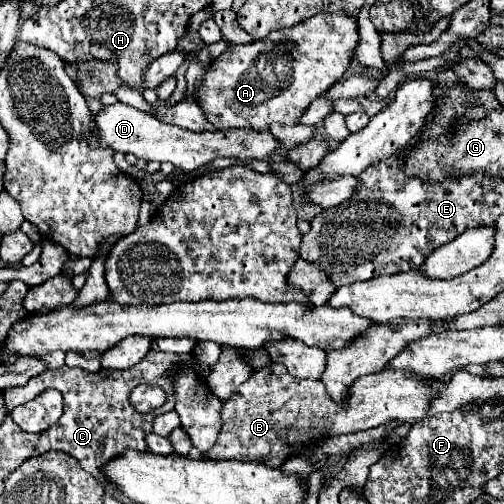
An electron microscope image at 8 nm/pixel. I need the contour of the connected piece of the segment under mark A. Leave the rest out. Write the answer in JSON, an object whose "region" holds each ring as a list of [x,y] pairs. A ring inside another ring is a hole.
{"region":[[[317,13],[315,17],[281,31],[273,31],[269,37],[259,39],[249,45],[231,45],[217,61],[209,63],[203,85],[197,91],[199,107],[203,109],[207,121],[217,129],[261,129],[269,131],[273,123],[297,125],[305,107],[325,93],[337,79],[343,77],[351,63],[353,49],[357,45],[357,21],[345,17],[345,13]]]}

